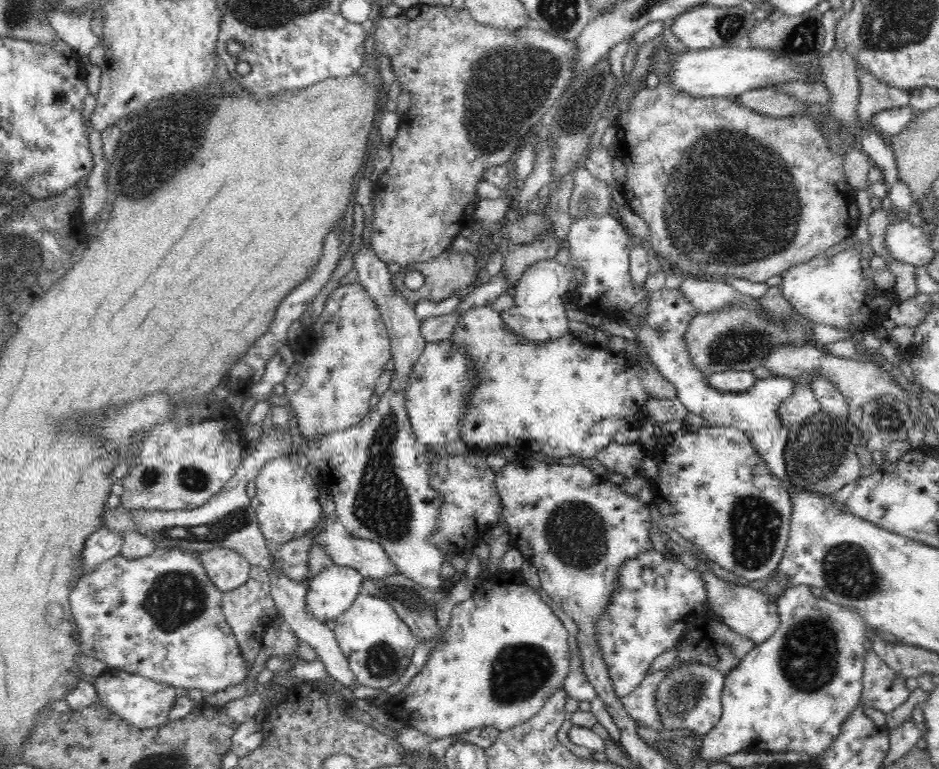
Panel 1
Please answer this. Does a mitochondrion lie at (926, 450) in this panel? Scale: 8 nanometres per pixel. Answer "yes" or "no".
no

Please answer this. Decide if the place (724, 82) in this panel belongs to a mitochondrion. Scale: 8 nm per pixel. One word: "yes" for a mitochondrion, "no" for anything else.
no

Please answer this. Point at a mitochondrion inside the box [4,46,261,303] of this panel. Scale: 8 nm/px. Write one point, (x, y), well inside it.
(154, 156)

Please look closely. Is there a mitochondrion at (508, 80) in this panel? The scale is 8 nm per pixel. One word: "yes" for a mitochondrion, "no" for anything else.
yes

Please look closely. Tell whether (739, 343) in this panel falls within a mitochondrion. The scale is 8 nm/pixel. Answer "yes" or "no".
yes

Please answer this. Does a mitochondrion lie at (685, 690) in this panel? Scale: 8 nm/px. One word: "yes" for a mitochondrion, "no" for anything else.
yes

